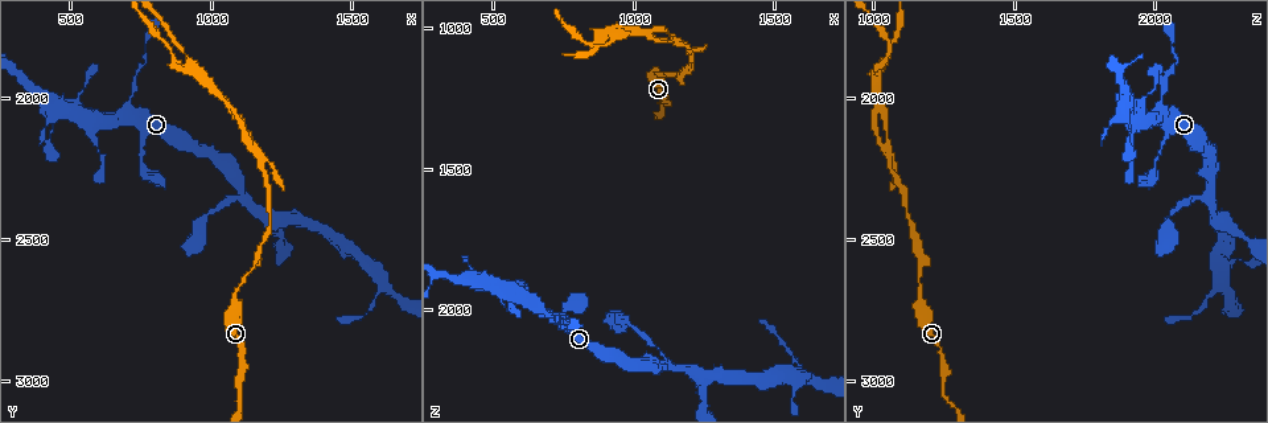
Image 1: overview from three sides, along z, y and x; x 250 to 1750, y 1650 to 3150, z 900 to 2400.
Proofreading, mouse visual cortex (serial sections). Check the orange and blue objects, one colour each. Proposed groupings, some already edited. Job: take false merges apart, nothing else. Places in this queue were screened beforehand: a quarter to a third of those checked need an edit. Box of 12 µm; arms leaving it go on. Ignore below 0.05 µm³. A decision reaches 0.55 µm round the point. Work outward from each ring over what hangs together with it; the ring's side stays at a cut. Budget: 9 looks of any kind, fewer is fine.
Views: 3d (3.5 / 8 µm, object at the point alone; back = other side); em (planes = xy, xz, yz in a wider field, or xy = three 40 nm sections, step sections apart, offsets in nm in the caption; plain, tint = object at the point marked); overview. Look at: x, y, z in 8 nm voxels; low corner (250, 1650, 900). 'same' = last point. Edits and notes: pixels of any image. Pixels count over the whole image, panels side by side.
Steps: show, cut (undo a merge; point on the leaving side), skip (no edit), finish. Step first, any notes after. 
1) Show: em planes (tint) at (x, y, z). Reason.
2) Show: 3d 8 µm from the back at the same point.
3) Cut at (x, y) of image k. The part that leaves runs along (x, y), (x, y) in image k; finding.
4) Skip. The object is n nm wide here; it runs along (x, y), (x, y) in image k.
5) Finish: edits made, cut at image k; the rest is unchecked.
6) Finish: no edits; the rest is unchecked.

Show: 3d 8 µm at (1110, 2330, 2200). Arms part here.

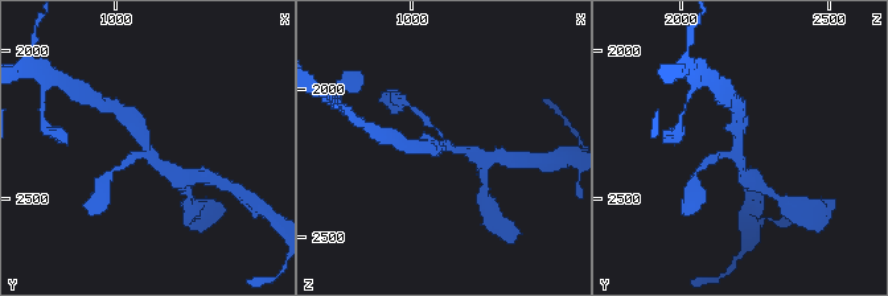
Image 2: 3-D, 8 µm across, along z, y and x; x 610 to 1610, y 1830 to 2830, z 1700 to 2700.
Show: em xy step 1 (tint) at (1120, 2320, 2200). 3 arms meet here; the arms are 150, 250, 400 nm wide; now the EM.

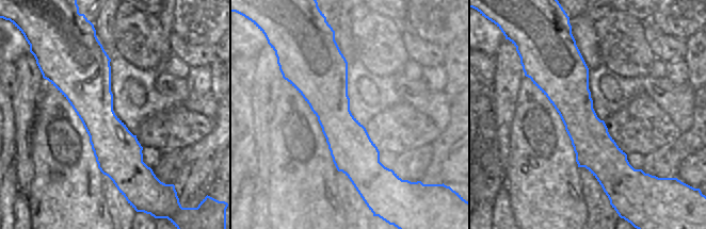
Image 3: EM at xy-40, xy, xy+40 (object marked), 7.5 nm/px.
Skip. It runs along (332, 44), (358, 182) in image 3; all the same cell.

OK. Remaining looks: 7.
Show: 3d 3.5 µm at (940, 1890, 1010). Side arm on a straight run.

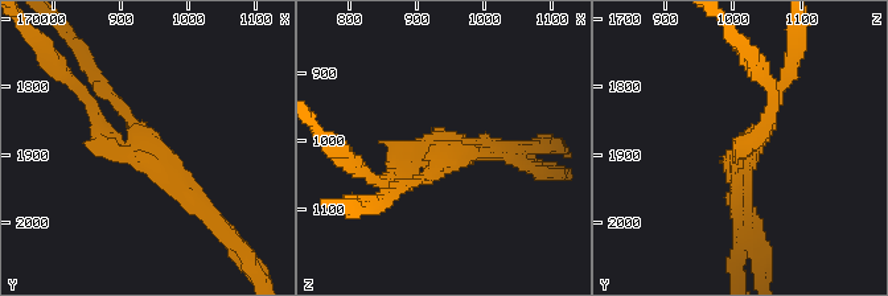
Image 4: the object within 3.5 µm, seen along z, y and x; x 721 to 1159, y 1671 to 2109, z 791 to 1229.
Show: em xy step 2 (tint) at (945, 1895, 1015). Shape alone is not enough.

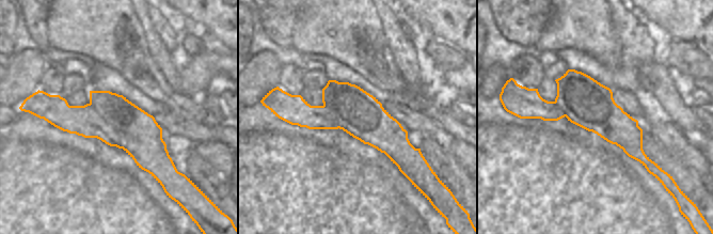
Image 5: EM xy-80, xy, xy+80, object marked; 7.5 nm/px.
Cut at (75, 46) of image 4. The arms are 150, 200, 200 nm wide; the part that leaves runs along (571, 173), (543, 173), (531, 167) in image 4; two cells meet here.

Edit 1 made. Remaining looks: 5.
Show: overview.

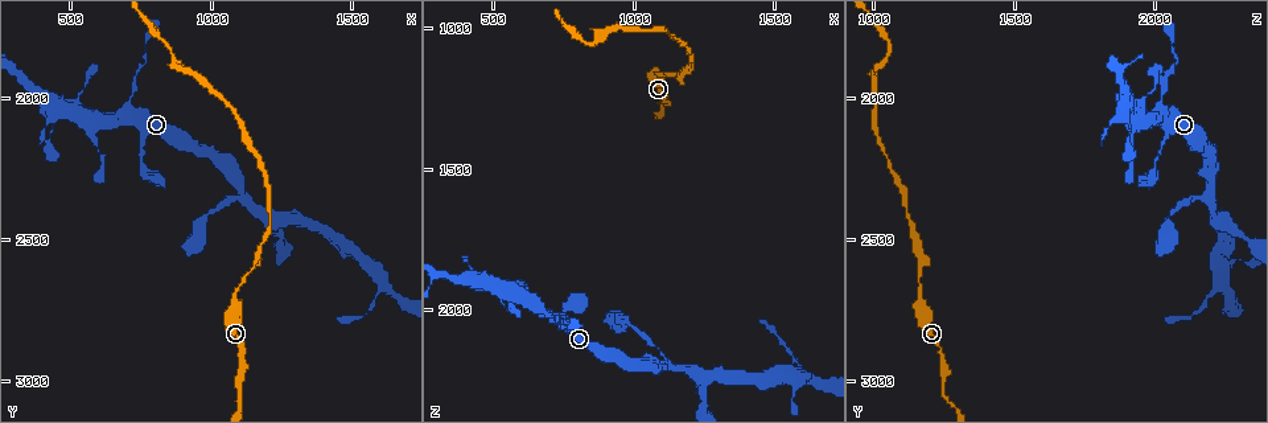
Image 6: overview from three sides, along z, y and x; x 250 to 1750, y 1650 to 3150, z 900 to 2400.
Show: 3d 3.5 µm from the back at (750, 1870, 2070). Thin neck.

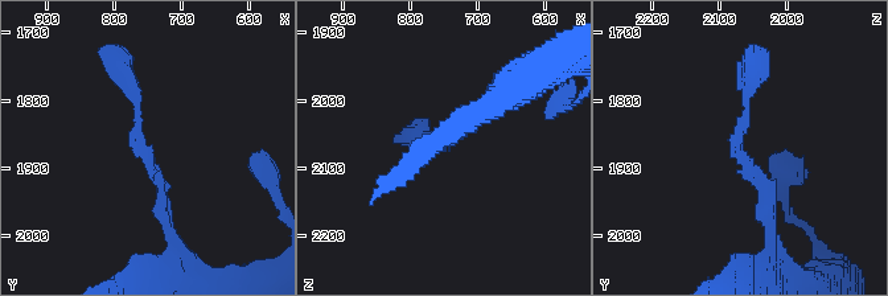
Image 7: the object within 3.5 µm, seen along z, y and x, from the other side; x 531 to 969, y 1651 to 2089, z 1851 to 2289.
Show: em xy step 1 (tint) at (760, 1860, 2075).

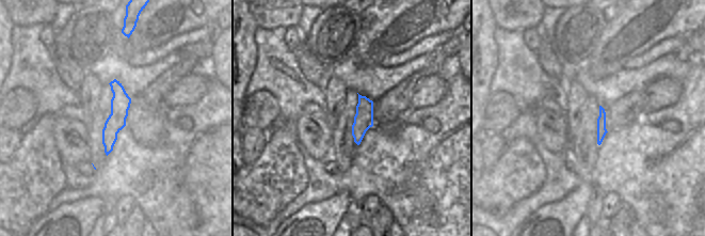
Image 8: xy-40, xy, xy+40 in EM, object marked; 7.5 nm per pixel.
Skip. It runs along (163, 220), (135, 94), (114, 61) in image 7; one cell here.

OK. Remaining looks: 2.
Show: 3d 3.5 µm from the back at (440, 2130, 1900). Thin neck.

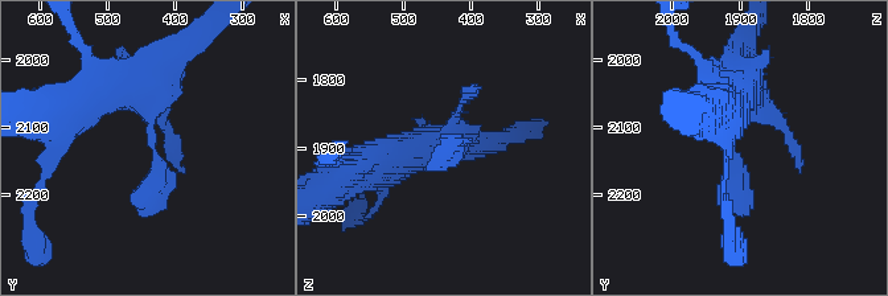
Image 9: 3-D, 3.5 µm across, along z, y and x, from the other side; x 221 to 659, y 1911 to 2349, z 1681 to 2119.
Show: em xy step 2 (tint) at (430, 2140, 1905). Shape alone is not enough.

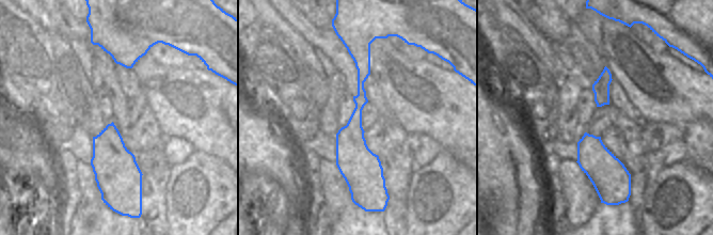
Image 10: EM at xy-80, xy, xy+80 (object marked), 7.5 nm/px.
Skip. It runs along (349, 47), (362, 60), (355, 161), (366, 188) in image 10; all the same cell.

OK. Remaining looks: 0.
Finish: edits made, cut at image 4; the rest is unchecked.

